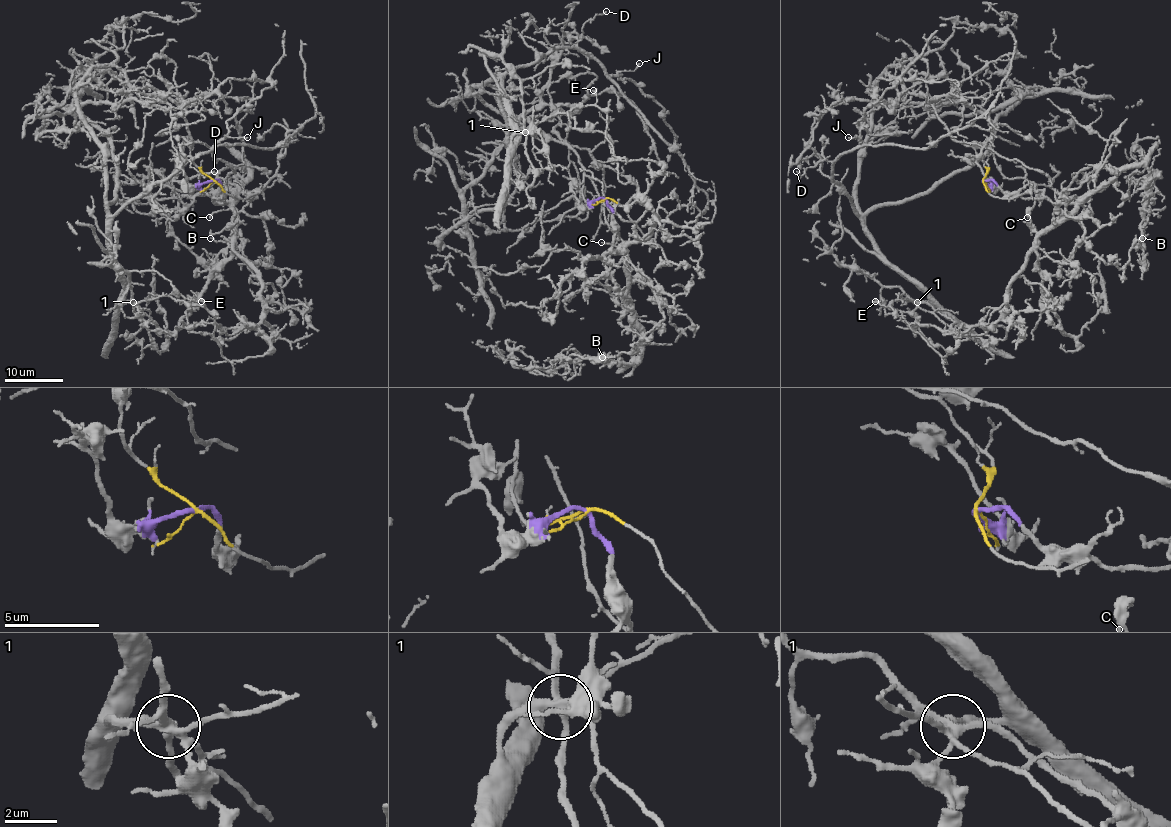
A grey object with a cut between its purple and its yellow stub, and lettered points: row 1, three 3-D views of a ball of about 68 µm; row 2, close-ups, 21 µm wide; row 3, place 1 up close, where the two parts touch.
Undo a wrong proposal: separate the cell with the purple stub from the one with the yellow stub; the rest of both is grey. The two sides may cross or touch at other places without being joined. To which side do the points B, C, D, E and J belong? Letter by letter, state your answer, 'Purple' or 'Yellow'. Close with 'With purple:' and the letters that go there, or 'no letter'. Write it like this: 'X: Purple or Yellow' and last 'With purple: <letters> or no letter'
B: Purple
C: Purple
D: Yellow
E: Yellow
J: Yellow
With purple: B, C

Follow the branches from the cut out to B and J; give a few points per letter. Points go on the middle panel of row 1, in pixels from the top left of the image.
B: (604, 198), (614, 237), (610, 278), (626, 289), (646, 283), (664, 318), (632, 350), (602, 358)
J: (604, 198), (583, 198), (583, 169), (573, 151), (468, 88), (556, 48), (579, 48), (608, 75), (639, 63)

